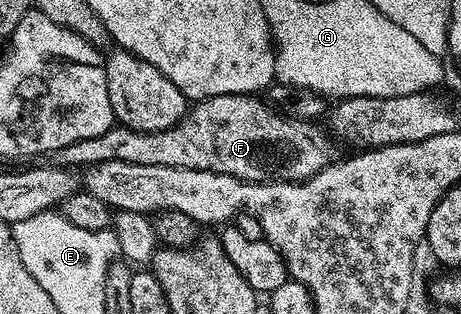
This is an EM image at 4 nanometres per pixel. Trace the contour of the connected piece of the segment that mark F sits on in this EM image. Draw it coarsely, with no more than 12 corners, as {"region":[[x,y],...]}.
{"region":[[253,94],[196,101],[178,124],[115,124],[48,166],[208,170],[303,182],[333,158],[326,132]]}

